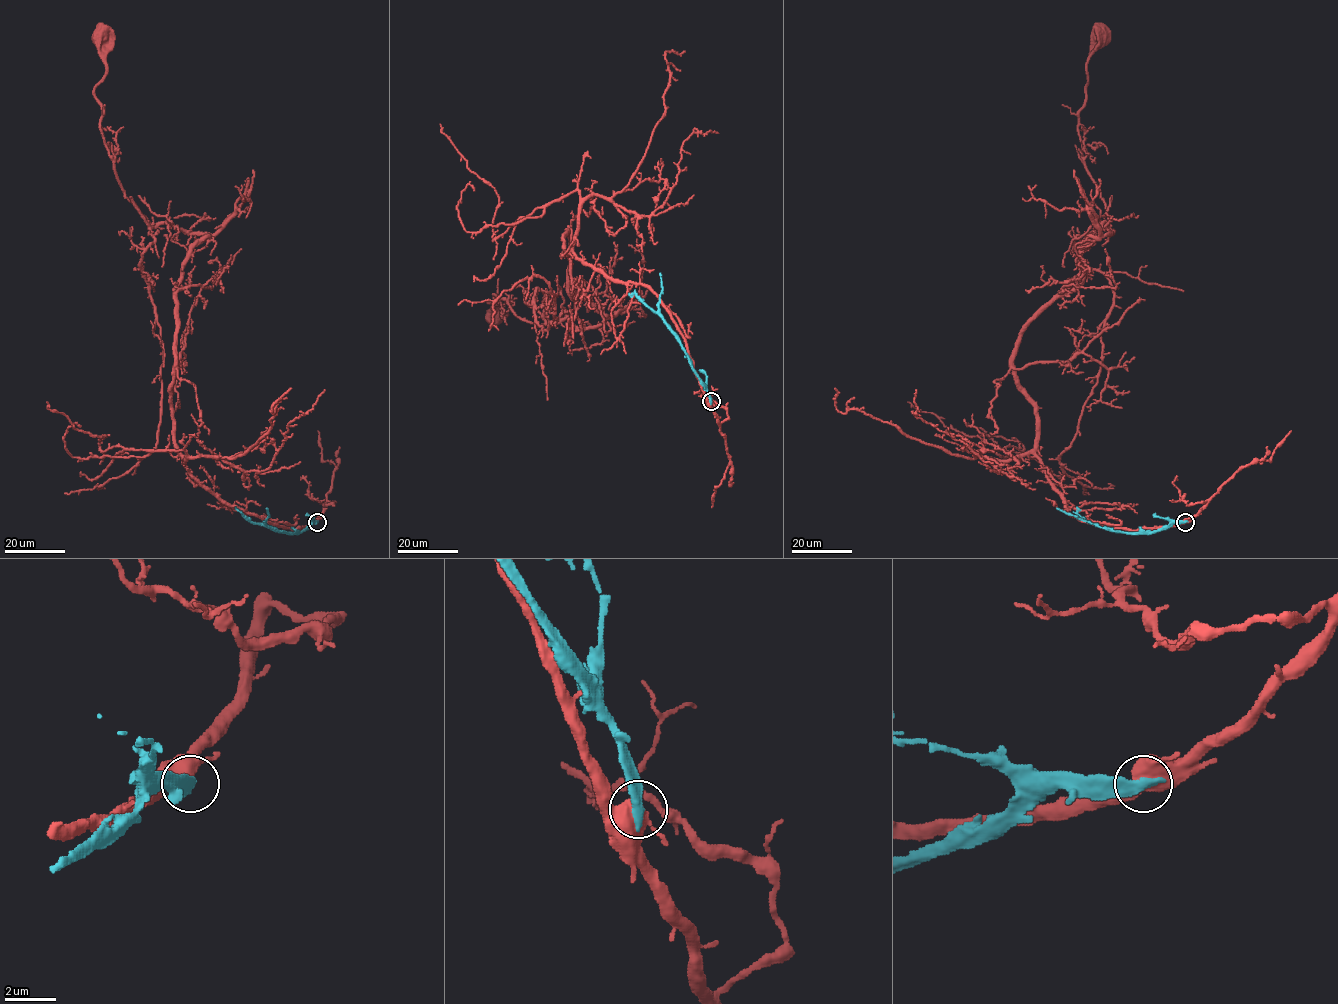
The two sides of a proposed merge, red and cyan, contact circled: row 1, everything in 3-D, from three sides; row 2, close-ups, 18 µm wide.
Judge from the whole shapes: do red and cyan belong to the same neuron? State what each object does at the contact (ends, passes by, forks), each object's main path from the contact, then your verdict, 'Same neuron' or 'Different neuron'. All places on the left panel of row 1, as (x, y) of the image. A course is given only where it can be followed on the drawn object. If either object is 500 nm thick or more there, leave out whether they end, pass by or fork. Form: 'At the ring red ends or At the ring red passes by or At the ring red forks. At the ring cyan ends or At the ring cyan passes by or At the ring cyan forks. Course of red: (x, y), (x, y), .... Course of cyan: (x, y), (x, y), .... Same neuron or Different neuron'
Course of red: (317, 521), (294, 530), (230, 506), (175, 449), (187, 249), (118, 180), (94, 95), (101, 39). Course of cyan: (317, 521), (299, 532), (274, 530), (265, 524), (268, 515), (266, 508). Different neuron

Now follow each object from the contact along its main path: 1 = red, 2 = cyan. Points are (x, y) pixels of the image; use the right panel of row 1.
1: (1185, 521), (1070, 514), (1013, 365), (1021, 330), (1081, 281), (1108, 224), (1078, 130), (1102, 39)
2: (1185, 521), (1173, 521), (1152, 532), (1122, 532), (1081, 520), (1057, 508)

